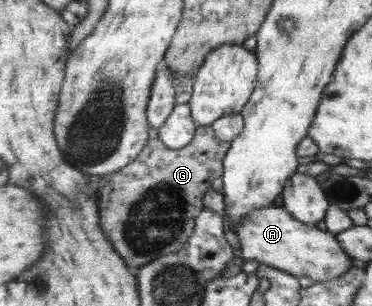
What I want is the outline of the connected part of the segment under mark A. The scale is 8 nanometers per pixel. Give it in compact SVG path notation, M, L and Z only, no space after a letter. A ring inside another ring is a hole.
M270 205L265 209L250 211L235 227L240 242L238 251L244 261L255 259L260 264L280 269L296 278L307 276L316 283L333 281L352 267L352 258L345 255L334 234L308 226L294 218L284 207Z

